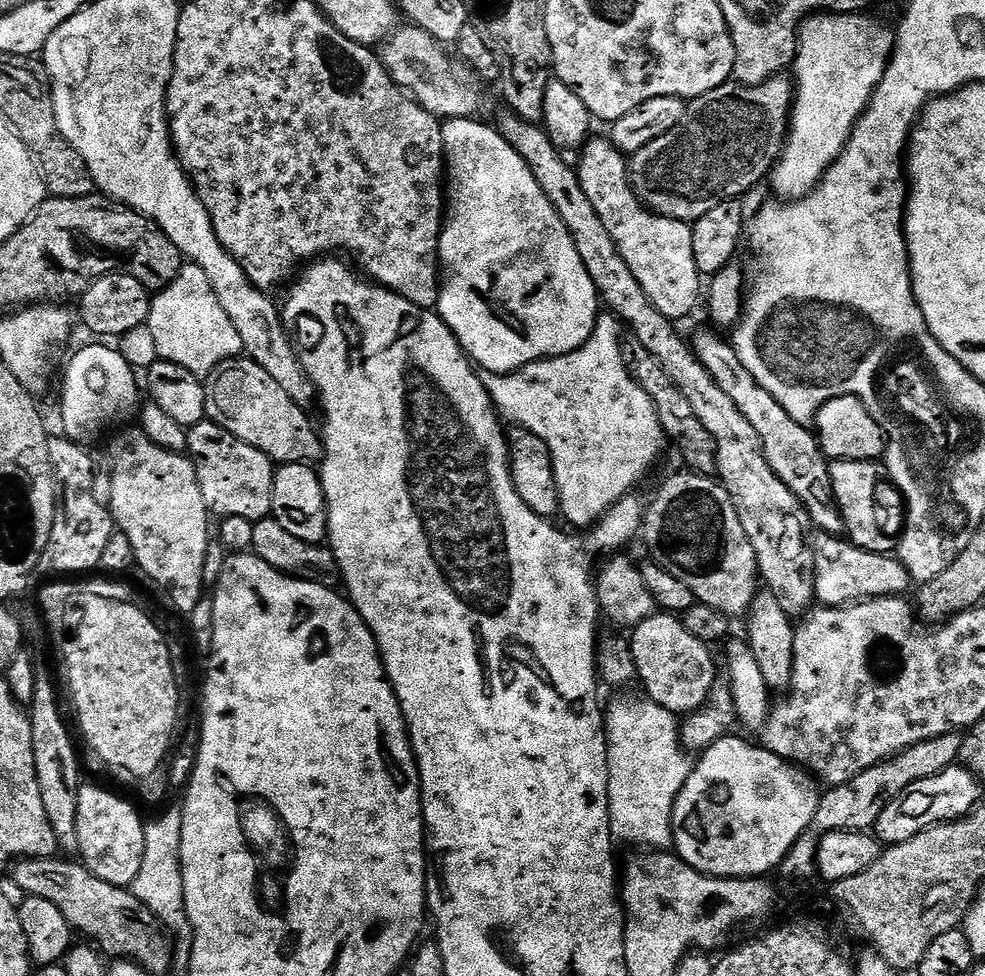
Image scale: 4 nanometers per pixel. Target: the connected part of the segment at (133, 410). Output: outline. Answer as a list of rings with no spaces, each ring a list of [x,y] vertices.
[[[92,342],[96,344],[88,344],[85,348],[80,348],[72,356],[72,361],[68,364],[68,369],[64,372],[64,393],[60,396],[60,420],[64,423],[64,428],[62,428],[63,435],[67,436],[69,440],[74,440],[77,442],[89,442],[88,440],[96,440],[99,438],[103,432],[108,432],[111,428],[119,429],[121,426],[119,424],[124,424],[128,419],[135,417],[137,415],[138,409],[141,407],[142,399],[140,400],[140,392],[142,396],[142,384],[136,381],[136,372],[132,369],[132,364],[119,352],[116,348],[107,348],[107,343],[104,342]]]

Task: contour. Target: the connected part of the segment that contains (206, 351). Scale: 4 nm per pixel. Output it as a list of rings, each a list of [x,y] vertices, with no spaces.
[[[191,262],[181,267],[178,278],[174,278],[170,286],[159,289],[152,296],[146,332],[152,335],[155,355],[159,359],[174,362],[201,378],[211,377],[222,362],[237,359],[244,351],[242,338],[238,338],[238,330],[234,330],[234,322],[226,318],[226,310],[222,310],[214,296],[210,278]]]

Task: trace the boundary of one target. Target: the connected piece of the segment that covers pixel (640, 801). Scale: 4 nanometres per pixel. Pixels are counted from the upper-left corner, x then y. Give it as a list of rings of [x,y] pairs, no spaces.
[[[620,696],[606,708],[608,737],[608,821],[613,841],[633,844],[636,850],[668,850],[672,843],[674,802],[686,786],[694,767],[693,757],[680,740],[680,725],[675,712],[640,696]]]

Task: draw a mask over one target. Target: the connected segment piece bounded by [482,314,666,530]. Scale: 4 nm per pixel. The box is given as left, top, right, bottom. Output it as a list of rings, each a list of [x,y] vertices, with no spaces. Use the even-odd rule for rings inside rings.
[[[601,314],[596,318],[596,325],[590,334],[590,338],[578,350],[574,350],[570,354],[551,356],[548,360],[539,360],[533,364],[528,364],[518,372],[507,372],[505,376],[500,376],[496,372],[484,372],[482,376],[492,403],[496,405],[501,417],[505,421],[512,420],[508,422],[515,422],[519,427],[526,428],[538,438],[542,438],[542,442],[546,442],[546,446],[550,450],[552,461],[554,462],[554,474],[556,475],[558,494],[560,495],[560,512],[562,516],[565,516],[573,524],[571,527],[576,530],[591,529],[592,525],[605,512],[611,510],[622,497],[629,495],[635,489],[632,487],[655,466],[656,459],[660,456],[660,451],[663,450],[664,444],[666,445],[664,428],[660,425],[660,419],[656,413],[654,402],[650,402],[646,390],[642,390],[642,386],[638,386],[638,382],[626,370],[626,366],[622,362],[622,350],[620,349],[621,339],[622,325],[620,321],[611,314]]]

